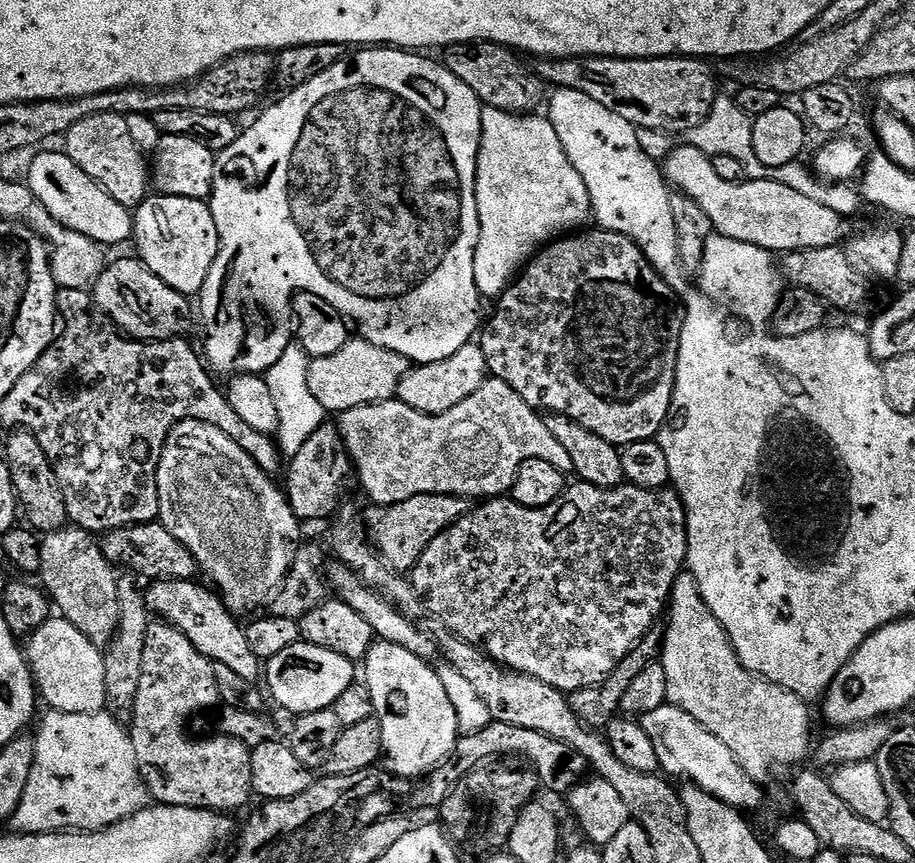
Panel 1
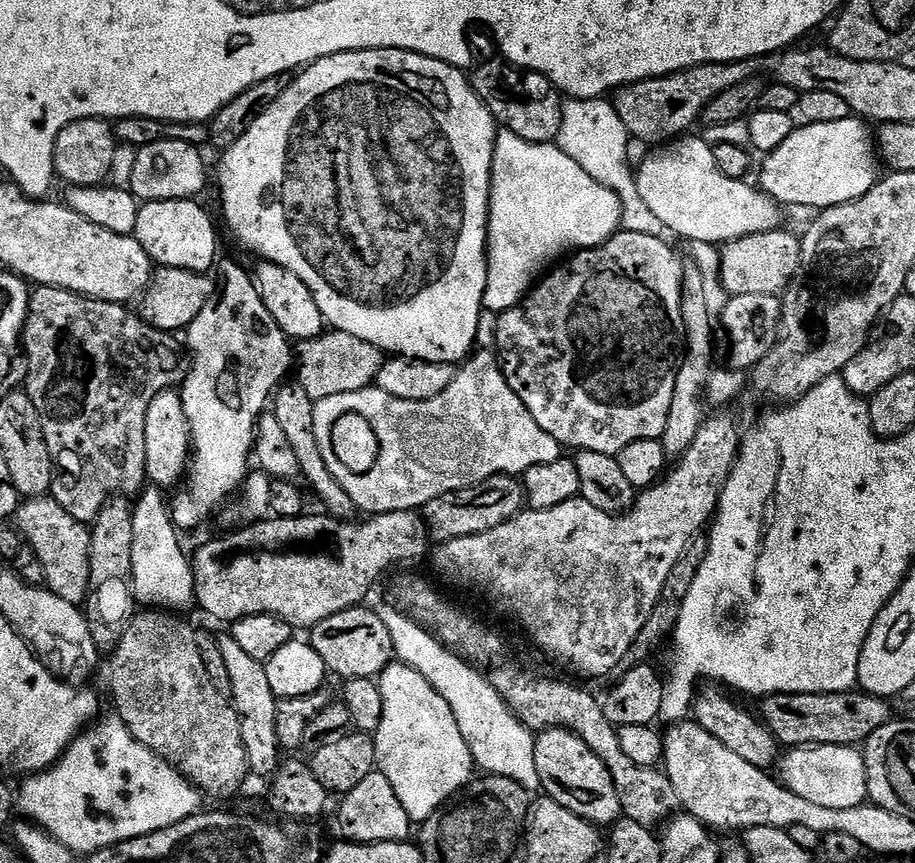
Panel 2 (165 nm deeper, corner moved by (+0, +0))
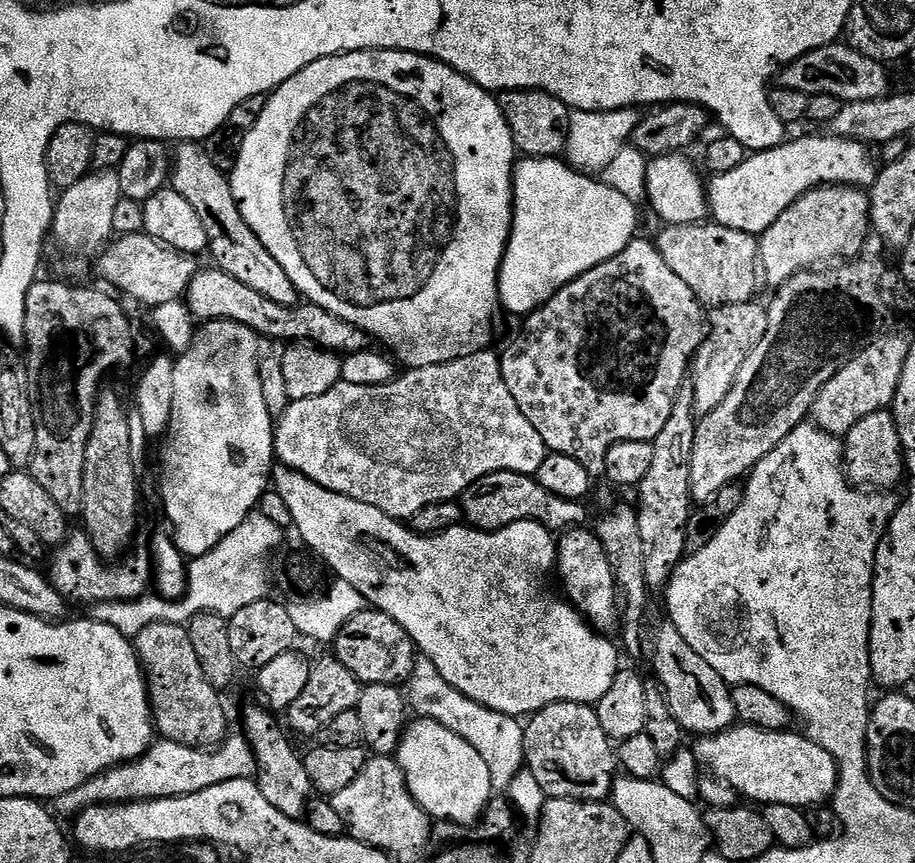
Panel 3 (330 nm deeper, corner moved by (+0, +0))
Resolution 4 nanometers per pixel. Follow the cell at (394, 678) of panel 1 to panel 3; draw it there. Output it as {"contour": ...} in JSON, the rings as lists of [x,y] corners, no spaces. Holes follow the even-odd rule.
{"contour":[[[416,718],[405,727],[394,759],[404,771],[410,794],[436,822],[471,826],[484,815],[494,791],[490,769],[477,750],[438,721]]]}

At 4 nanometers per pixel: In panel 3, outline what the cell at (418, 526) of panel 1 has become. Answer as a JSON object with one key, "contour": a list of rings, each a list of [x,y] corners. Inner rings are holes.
{"contour":[[[495,472],[474,482],[459,497],[458,503],[463,519],[479,532],[502,530],[514,522],[533,520],[546,526],[554,534],[563,534],[571,529],[587,525],[588,508],[584,500],[558,498],[550,494],[535,476],[523,476],[517,472]]]}

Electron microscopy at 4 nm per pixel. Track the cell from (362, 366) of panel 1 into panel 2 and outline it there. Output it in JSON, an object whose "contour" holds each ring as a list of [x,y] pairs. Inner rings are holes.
{"contour":[[[328,330],[324,335],[315,336],[312,340],[305,340],[299,345],[298,383],[315,401],[330,398],[334,394],[354,394],[358,390],[371,388],[376,384],[385,359],[385,353],[370,342],[362,342],[362,338],[354,338],[354,334]]]}

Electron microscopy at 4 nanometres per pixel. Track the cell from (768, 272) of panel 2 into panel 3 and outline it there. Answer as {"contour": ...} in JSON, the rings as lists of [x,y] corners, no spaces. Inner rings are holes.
{"contour":[[[701,222],[699,224],[670,224],[661,227],[654,243],[661,252],[666,265],[694,290],[697,300],[709,309],[739,306],[753,303],[758,284],[758,261],[760,259],[760,245],[757,237],[746,234],[742,230],[730,230],[726,226],[715,222]]]}

